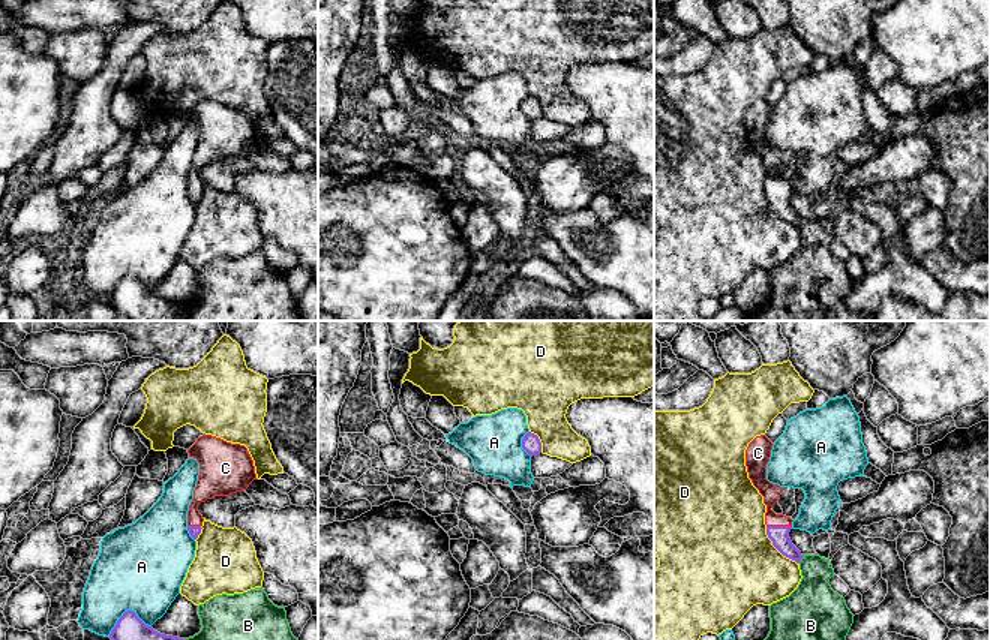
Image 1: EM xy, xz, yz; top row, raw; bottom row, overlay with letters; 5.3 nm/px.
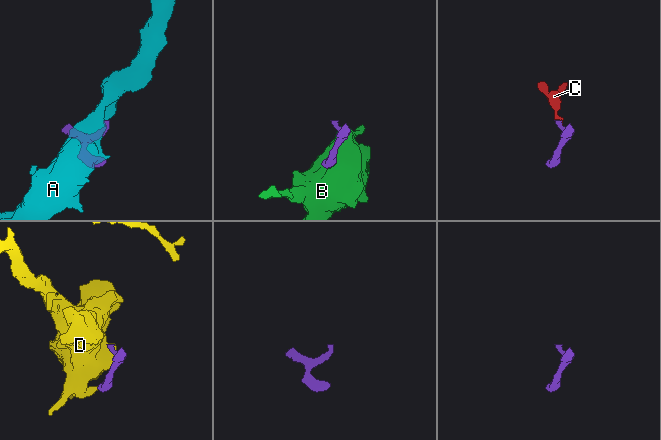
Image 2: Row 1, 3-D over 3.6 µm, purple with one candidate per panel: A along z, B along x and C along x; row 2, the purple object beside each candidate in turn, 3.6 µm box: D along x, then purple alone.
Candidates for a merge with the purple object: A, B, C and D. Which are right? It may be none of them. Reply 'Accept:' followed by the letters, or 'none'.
Accept: C

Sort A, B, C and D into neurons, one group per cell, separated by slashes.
A / B / C / D

